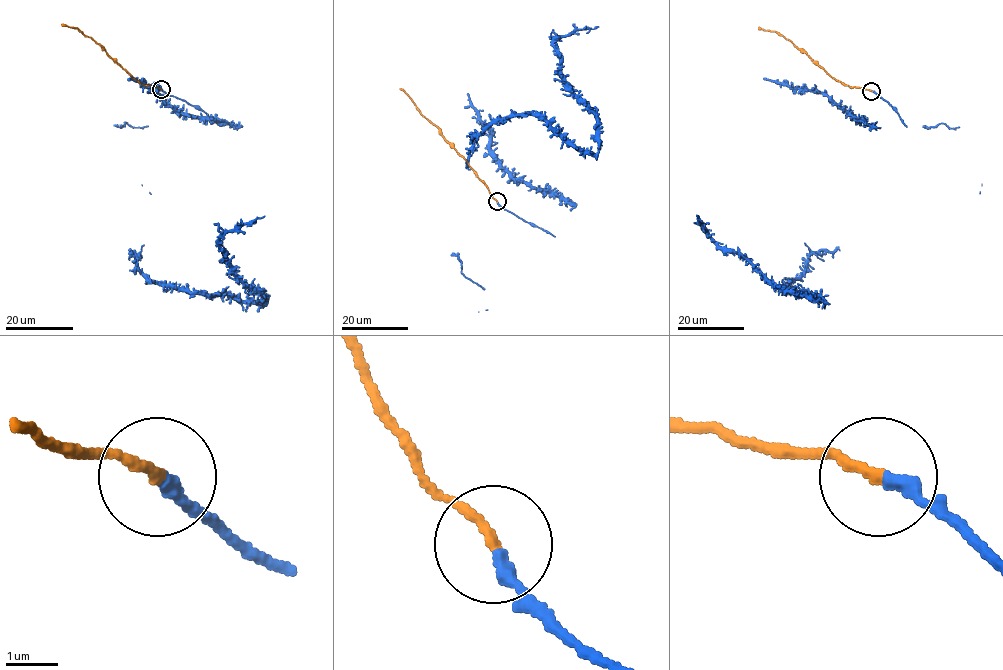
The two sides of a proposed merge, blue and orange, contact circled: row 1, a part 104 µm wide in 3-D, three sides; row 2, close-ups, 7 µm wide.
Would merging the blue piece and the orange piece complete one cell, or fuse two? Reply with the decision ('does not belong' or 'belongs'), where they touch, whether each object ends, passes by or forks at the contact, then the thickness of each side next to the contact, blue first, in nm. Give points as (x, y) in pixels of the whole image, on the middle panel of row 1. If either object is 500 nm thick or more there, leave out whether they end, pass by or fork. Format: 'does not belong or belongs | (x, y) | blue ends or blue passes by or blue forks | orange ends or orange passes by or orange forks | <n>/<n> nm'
belongs | (497, 201) | blue ends | orange ends | 280/200 nm

